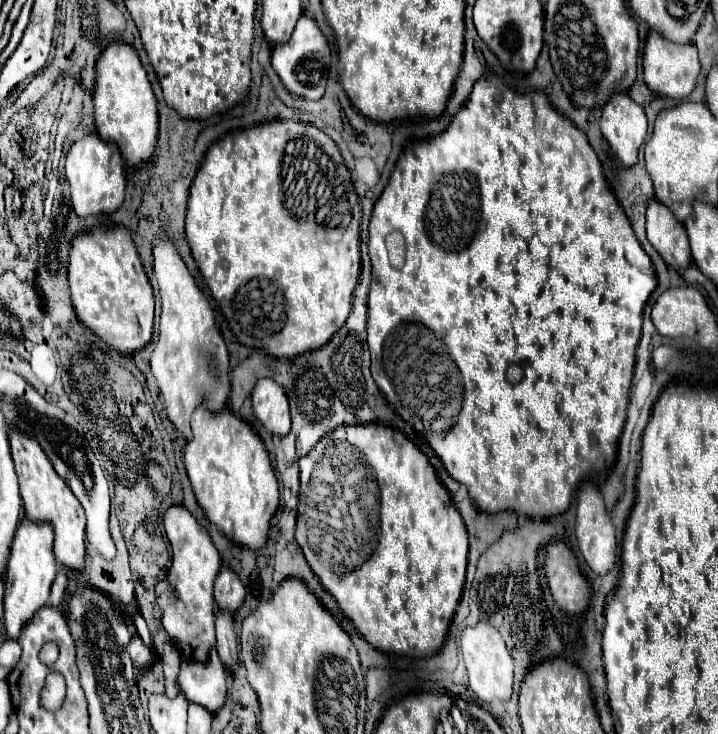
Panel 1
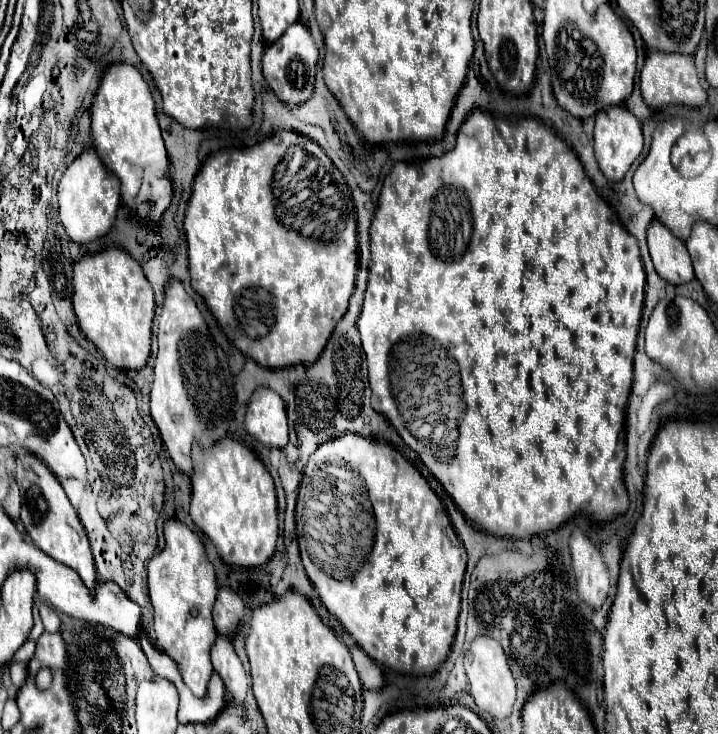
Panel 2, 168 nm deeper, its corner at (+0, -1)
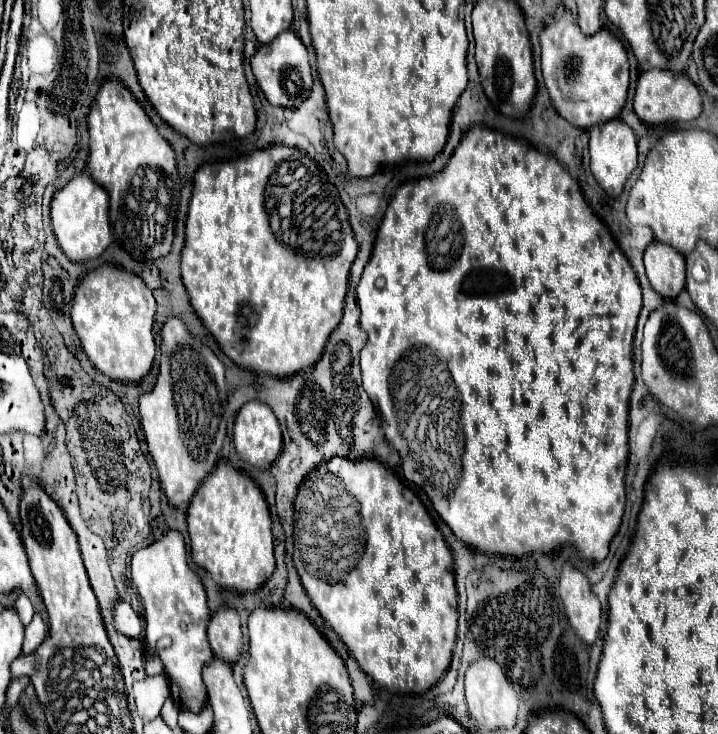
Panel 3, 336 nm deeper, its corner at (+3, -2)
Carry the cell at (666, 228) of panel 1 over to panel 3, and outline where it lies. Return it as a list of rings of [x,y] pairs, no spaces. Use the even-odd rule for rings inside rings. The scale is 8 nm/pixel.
[[[652,242],[644,252],[644,266],[650,286],[662,296],[674,300],[686,284],[686,262],[680,252],[662,242]]]

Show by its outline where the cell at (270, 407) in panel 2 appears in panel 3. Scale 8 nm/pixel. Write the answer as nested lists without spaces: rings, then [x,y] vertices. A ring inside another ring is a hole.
[[[258,400],[246,402],[234,420],[234,448],[240,460],[260,470],[270,468],[282,450],[282,434],[274,412]]]

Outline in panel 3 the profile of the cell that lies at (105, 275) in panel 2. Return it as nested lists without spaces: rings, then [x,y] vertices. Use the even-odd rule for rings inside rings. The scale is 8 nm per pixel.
[[[112,264],[92,270],[76,288],[70,316],[82,348],[96,370],[124,384],[144,380],[156,356],[152,336],[156,302],[150,288],[138,276]]]

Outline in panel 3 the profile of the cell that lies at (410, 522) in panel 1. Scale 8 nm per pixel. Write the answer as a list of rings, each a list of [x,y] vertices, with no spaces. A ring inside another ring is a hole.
[[[332,458],[306,476],[294,502],[294,566],[320,616],[382,690],[420,694],[444,676],[458,628],[454,558],[420,498],[382,462]]]

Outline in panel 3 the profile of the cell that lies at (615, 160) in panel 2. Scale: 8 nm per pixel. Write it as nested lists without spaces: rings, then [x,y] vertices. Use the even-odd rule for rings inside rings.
[[[616,118],[610,120],[608,124],[598,124],[590,128],[588,134],[590,134],[590,170],[596,182],[606,190],[606,194],[620,196],[628,176],[638,164],[638,148],[636,148],[636,136],[632,128]]]

